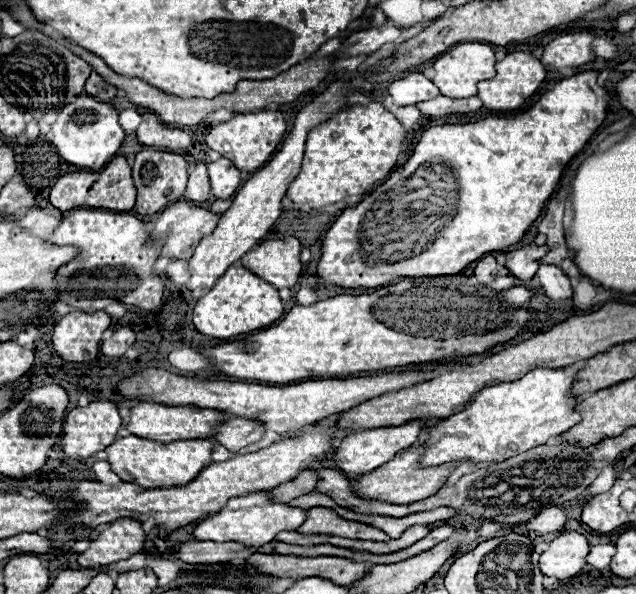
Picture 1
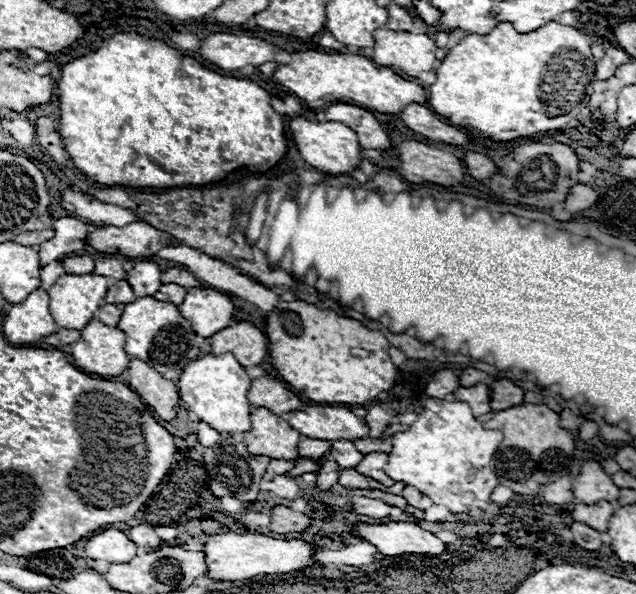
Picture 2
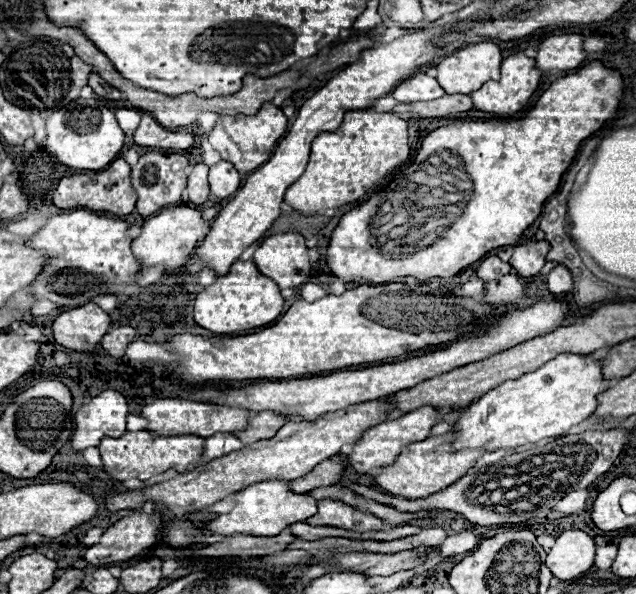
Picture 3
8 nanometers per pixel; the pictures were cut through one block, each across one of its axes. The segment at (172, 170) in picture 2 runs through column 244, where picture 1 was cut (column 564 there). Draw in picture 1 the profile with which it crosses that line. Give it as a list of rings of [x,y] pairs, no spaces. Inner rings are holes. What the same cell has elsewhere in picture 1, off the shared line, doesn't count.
[[[582,72],[576,76],[570,76],[562,82],[558,82],[552,90],[548,90],[546,94],[542,94],[542,98],[531,106],[530,109],[516,114],[510,118],[505,117],[489,117],[480,122],[470,124],[445,124],[428,128],[420,142],[416,144],[412,156],[408,158],[408,162],[400,168],[396,168],[396,172],[392,172],[392,176],[378,186],[370,196],[366,196],[360,204],[346,208],[336,222],[330,226],[330,230],[326,232],[324,240],[322,240],[322,254],[320,254],[320,262],[318,262],[318,270],[316,276],[320,280],[320,284],[332,284],[338,288],[362,288],[362,290],[370,290],[370,288],[378,288],[384,286],[396,278],[404,278],[404,276],[446,276],[446,274],[458,274],[460,270],[464,270],[470,262],[478,260],[482,254],[486,252],[494,252],[494,250],[502,250],[506,246],[512,246],[516,242],[522,240],[522,236],[526,234],[526,230],[532,226],[532,222],[540,216],[546,200],[552,196],[554,188],[558,186],[562,172],[566,168],[566,164],[586,146],[586,142],[590,140],[590,136],[600,128],[600,124],[606,118],[606,108],[610,102],[610,94],[600,88],[596,84],[598,72]]]

